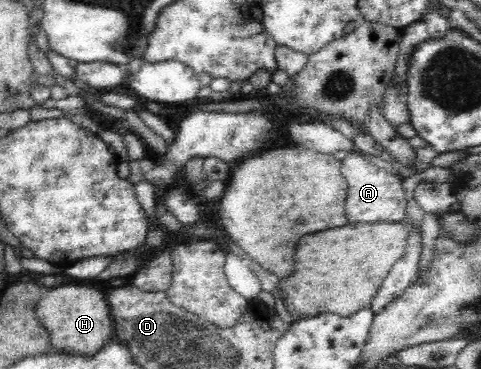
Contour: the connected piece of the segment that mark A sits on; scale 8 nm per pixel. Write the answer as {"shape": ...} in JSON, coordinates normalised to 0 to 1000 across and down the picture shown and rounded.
{"shape":[[[744,407],[726,409],[707,439],[707,461],[723,496],[721,534],[715,545],[715,577],[723,604],[838,599],[844,542],[834,482],[769,444]]]}

